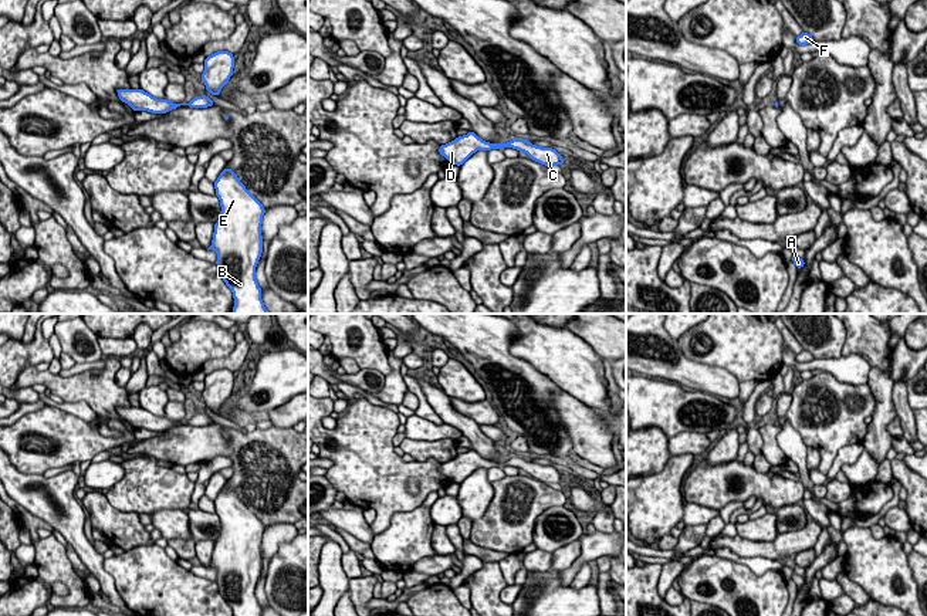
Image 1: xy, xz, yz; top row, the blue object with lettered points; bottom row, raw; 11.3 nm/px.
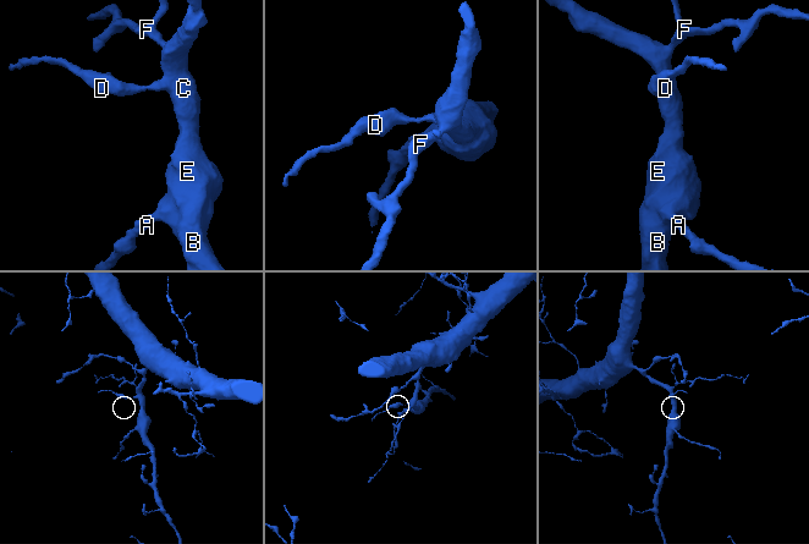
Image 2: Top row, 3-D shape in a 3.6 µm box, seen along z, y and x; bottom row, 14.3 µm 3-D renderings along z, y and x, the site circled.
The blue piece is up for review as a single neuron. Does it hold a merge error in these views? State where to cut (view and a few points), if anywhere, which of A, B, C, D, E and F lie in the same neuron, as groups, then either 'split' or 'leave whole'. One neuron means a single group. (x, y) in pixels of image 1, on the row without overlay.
cut none; groups A B C D E F; leave whole

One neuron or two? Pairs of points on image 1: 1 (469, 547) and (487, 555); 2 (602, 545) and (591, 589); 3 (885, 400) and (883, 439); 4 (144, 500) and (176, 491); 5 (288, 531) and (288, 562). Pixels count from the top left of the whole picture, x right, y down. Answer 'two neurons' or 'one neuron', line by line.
1: one neuron
2: two neurons
3: one neuron
4: one neuron
5: two neurons

